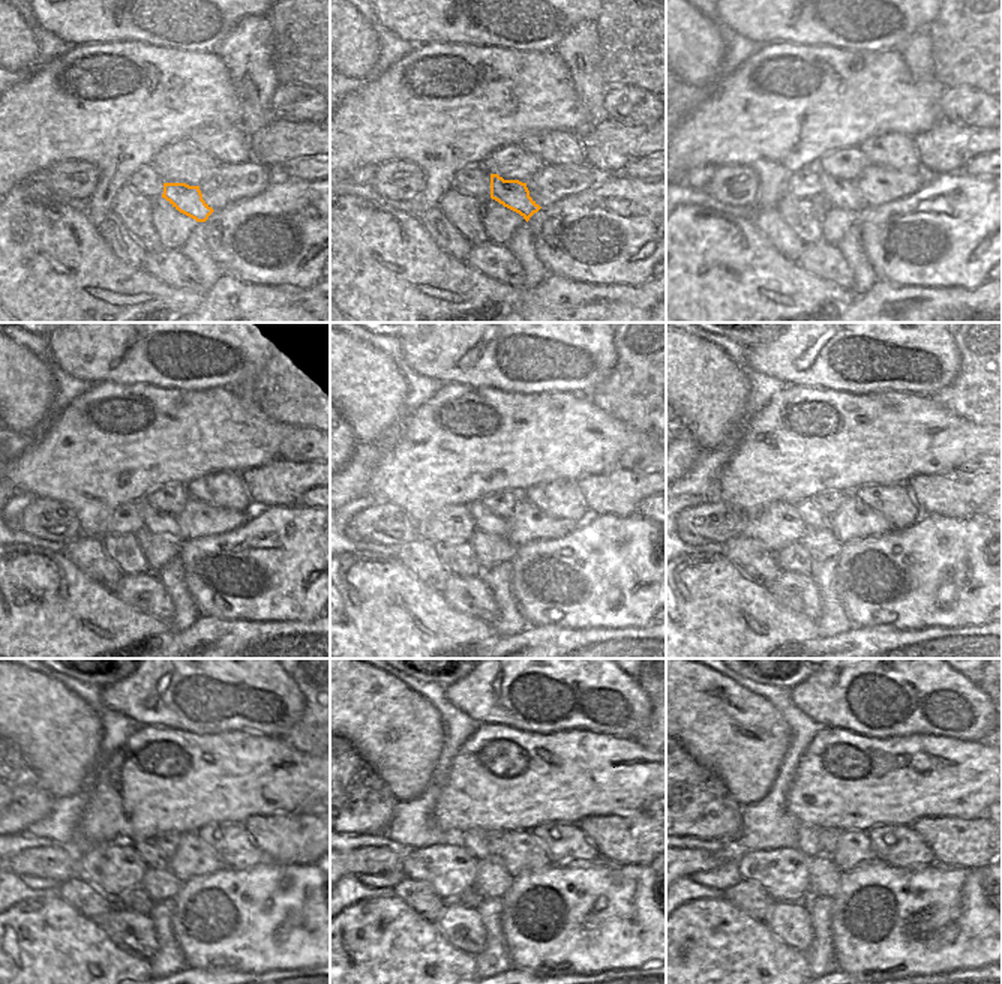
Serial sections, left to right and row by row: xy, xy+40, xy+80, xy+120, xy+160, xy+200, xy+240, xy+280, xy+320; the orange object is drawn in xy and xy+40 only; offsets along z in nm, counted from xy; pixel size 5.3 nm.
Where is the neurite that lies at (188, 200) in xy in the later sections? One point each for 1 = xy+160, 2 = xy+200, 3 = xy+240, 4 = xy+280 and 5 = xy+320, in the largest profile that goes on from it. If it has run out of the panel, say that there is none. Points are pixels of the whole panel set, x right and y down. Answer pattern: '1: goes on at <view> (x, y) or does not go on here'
1: goes on at xy+160 (485, 521)
2: goes on at xy+200 (815, 518)
3: goes on at xy+240 (150, 857)
4: goes on at xy+280 (473, 840)
5: goes on at xy+320 (806, 834)

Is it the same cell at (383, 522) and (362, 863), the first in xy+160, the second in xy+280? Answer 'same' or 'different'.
same

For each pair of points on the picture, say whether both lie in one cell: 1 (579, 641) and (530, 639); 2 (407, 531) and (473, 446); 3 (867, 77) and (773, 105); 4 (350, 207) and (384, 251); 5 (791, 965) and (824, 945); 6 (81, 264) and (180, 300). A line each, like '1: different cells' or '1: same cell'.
1: same cell
2: different cells
3: same cell
4: same cell
5: different cells
6: same cell

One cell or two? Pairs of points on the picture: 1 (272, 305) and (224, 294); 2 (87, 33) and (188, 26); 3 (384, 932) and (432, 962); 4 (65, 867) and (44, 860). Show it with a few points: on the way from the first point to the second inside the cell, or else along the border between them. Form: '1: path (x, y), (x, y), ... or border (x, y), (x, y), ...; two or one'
1: path (260, 305), (234, 305); one
2: path (113, 27), (162, 26); one
3: path (396, 944), (413, 960), (420, 962); one
4: path (60, 866), (48, 863); one

